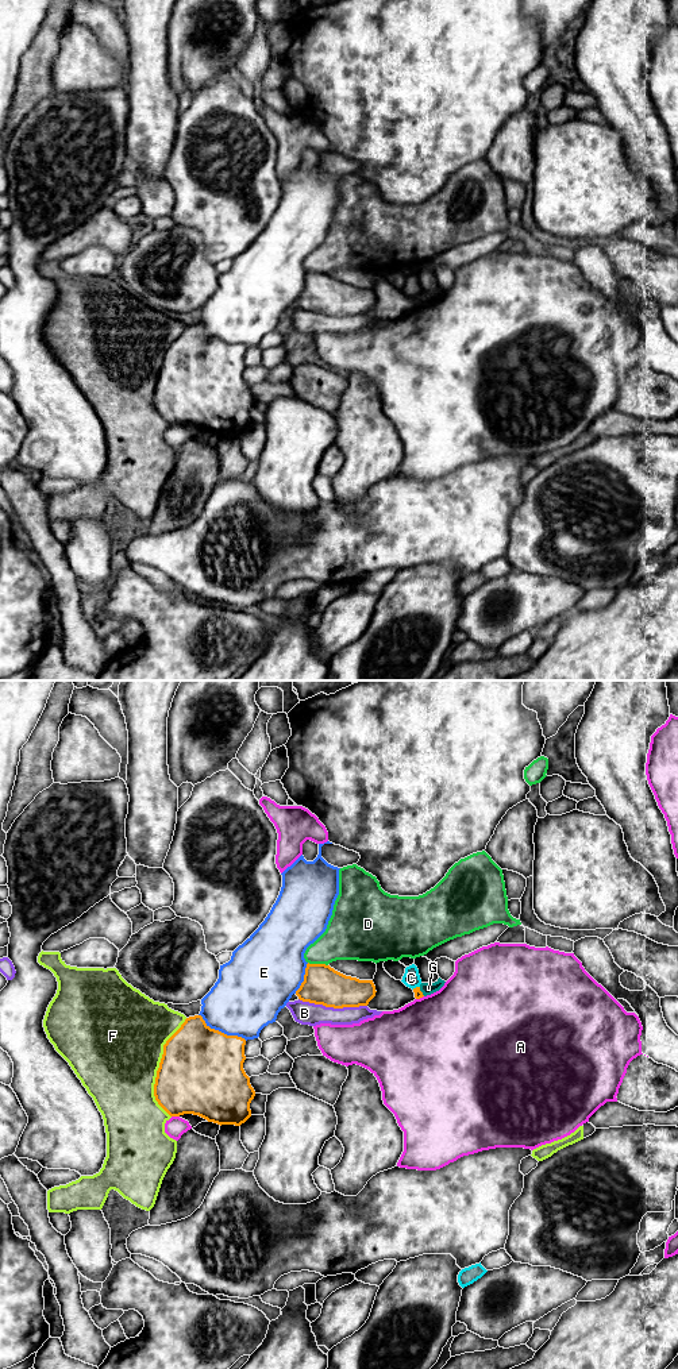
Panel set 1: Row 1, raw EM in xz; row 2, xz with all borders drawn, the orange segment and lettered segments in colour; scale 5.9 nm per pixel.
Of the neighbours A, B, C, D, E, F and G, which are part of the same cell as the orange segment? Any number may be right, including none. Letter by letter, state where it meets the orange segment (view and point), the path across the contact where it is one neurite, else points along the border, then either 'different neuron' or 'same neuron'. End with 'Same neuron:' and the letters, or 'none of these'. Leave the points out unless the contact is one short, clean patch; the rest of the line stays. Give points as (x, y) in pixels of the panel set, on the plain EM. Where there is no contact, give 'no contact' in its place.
A: contact xz (176, 424); different neuron
B: contact xz (332, 315); different neuron
C: contact xz (416, 296); different neuron
D: contact xz (318, 273); different neuron
E: contact xz (220, 340); different neuron
F: contact xz (158, 377); different neuron
G: contact xz (420, 300); border xz (419, 296), (424, 304); different neuron
Same neuron: none of these

